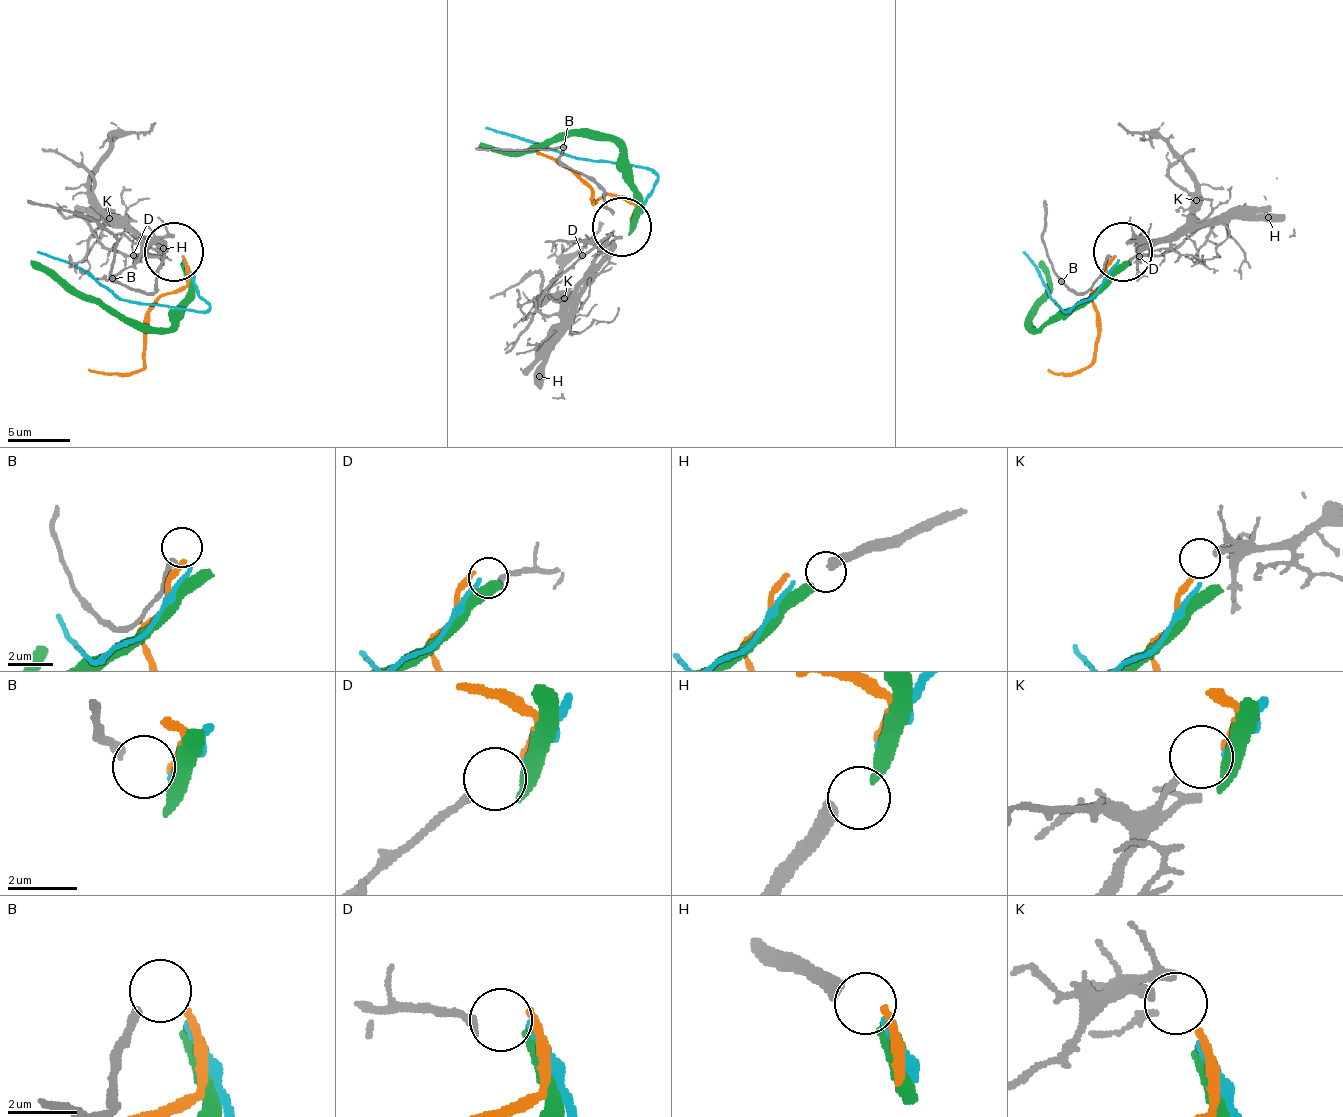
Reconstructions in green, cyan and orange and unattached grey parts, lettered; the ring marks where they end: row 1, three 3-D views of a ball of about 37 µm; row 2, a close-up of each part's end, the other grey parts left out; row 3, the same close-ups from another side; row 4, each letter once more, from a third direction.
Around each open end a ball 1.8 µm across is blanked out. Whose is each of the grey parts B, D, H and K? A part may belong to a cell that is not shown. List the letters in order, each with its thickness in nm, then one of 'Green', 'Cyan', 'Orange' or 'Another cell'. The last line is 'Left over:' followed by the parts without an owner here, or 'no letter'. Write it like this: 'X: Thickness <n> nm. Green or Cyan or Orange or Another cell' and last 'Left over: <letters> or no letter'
B: Thickness 260 nm. Another cell
D: Thickness 240 nm. Cyan
H: Thickness 420 nm. Green
K: Thickness 240 nm. Orange
Left over: B

